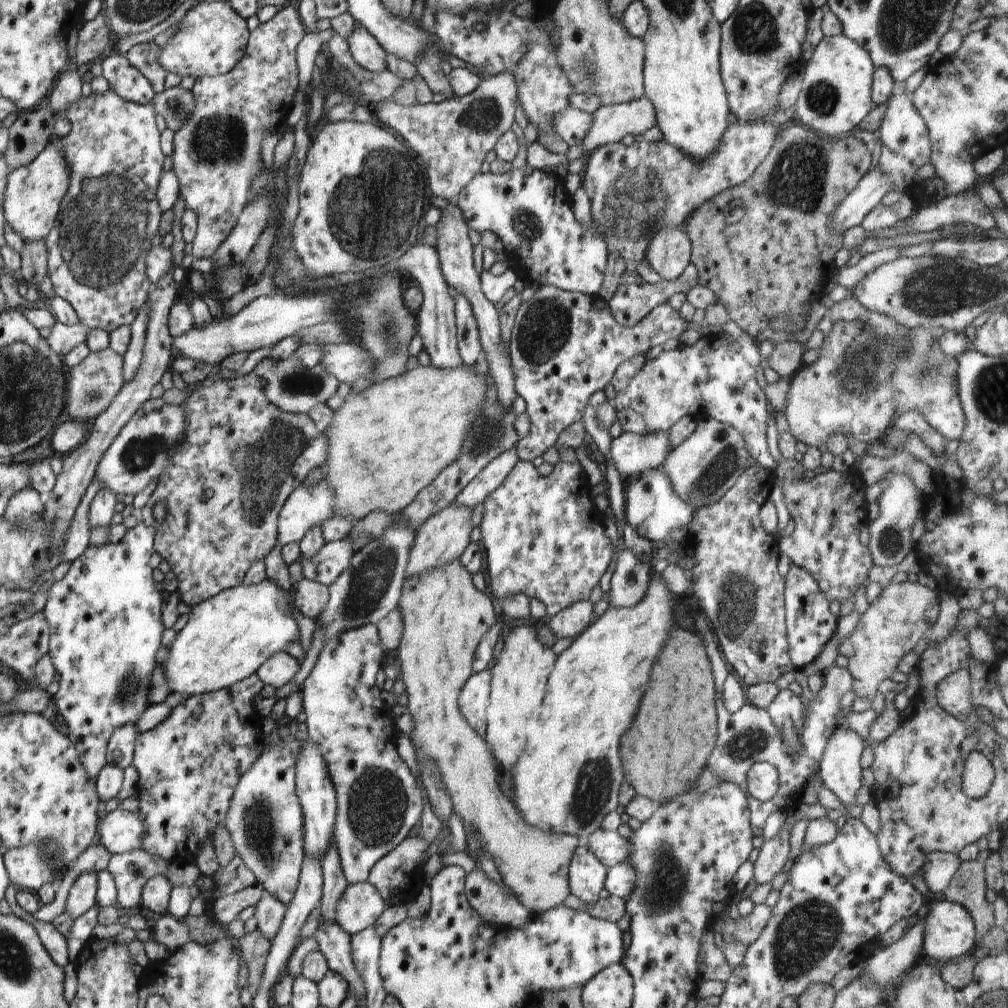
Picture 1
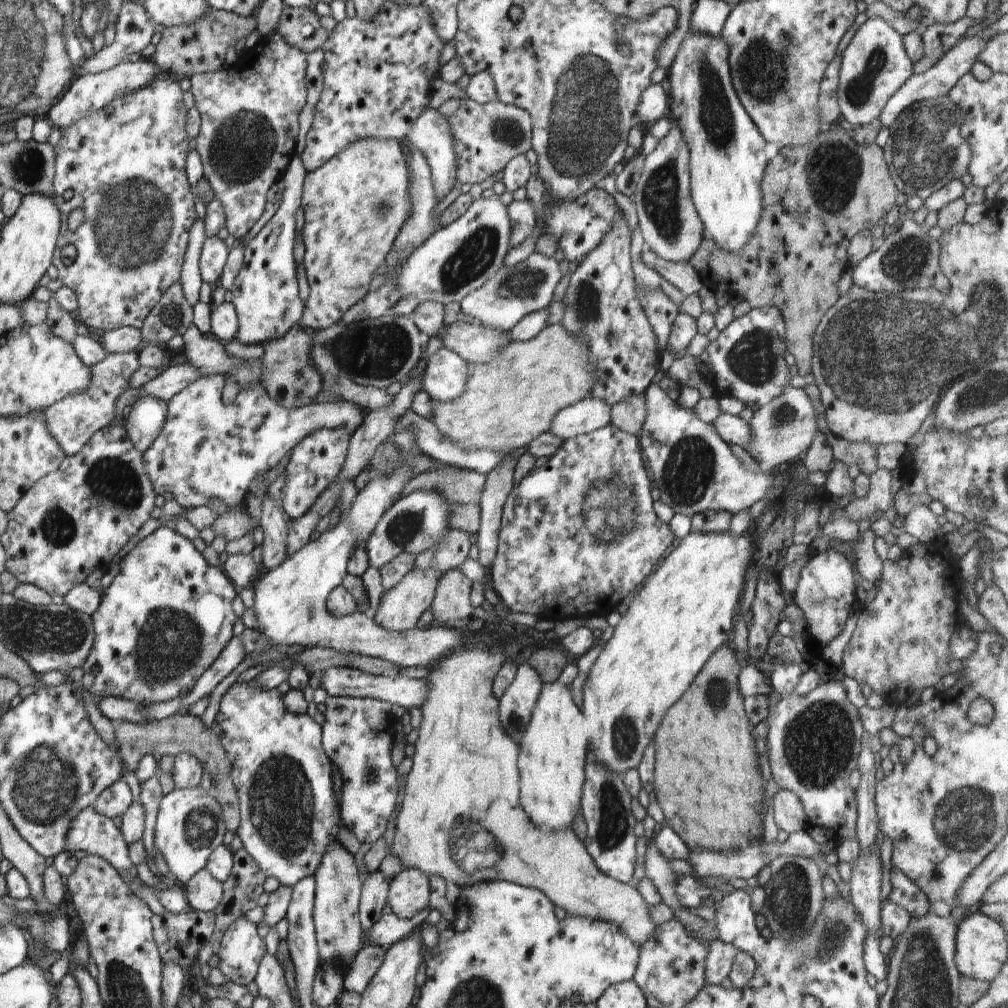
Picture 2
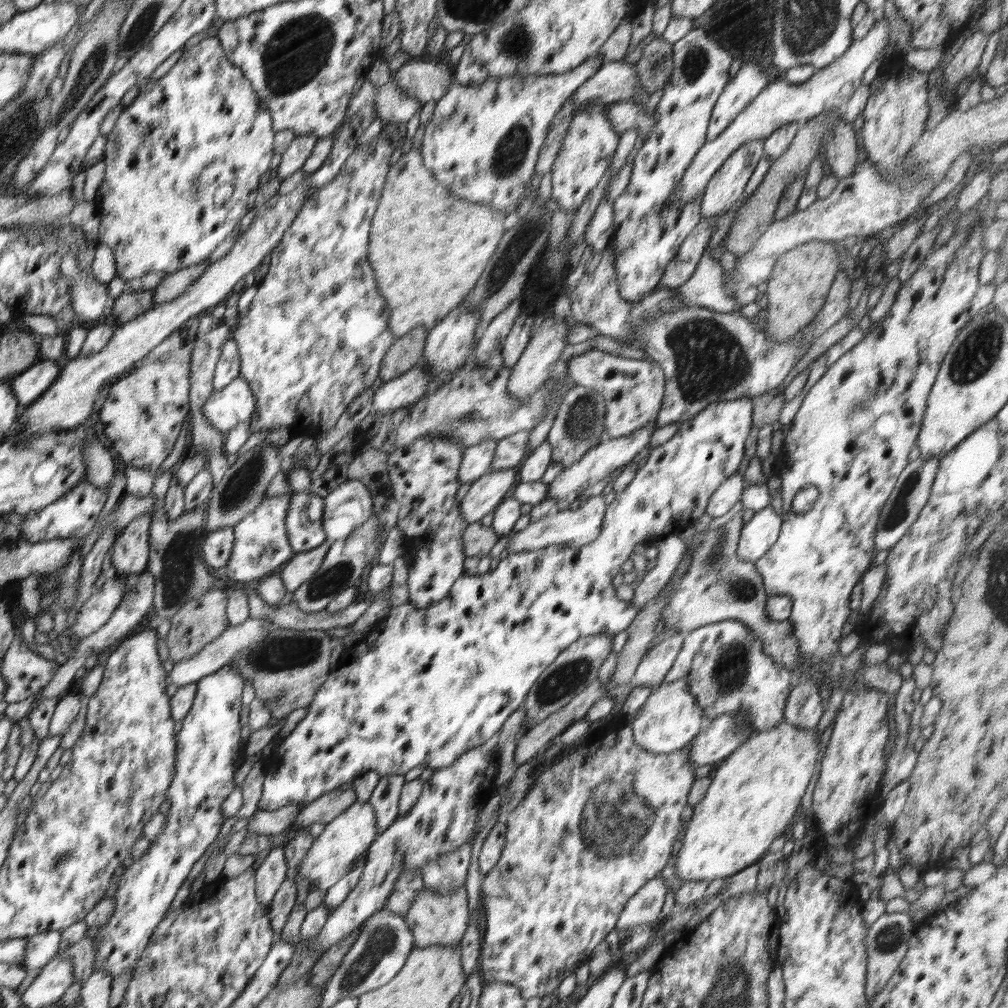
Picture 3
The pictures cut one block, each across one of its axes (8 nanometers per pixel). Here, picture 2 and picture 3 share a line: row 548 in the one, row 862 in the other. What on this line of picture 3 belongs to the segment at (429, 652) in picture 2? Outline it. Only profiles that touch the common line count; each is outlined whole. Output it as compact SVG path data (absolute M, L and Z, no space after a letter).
M356 801L334 820L325 823L323 832L314 839L302 862L298 864L294 879L306 878L310 882L312 891L326 892L333 884L336 884L350 869L360 856L364 856L370 844L378 836L376 832L376 817L373 806L366 801Z

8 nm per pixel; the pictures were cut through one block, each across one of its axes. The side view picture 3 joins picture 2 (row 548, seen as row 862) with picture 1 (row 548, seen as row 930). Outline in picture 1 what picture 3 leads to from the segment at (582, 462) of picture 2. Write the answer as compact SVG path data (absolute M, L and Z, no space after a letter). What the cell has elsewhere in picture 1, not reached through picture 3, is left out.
M578 460L576 462L558 462L554 466L554 471L549 476L540 476L537 468L529 461L518 461L516 466L511 469L510 475L502 482L502 485L494 490L485 500L484 517L482 518L482 524L480 530L482 532L482 544L486 549L486 560L488 561L488 572L490 573L490 590L493 590L493 597L496 597L498 602L510 598L510 596L516 596L517 594L526 595L529 599L536 598L540 600L544 606L548 616L552 619L557 616L558 612L565 610L572 606L572 604L580 601L589 601L590 594L595 586L600 582L600 578L604 575L604 572L608 570L608 567L612 561L613 545L610 538L606 538L604 534L604 520L605 513L600 512L596 507L593 499L591 498L592 484L586 476L582 465Z

